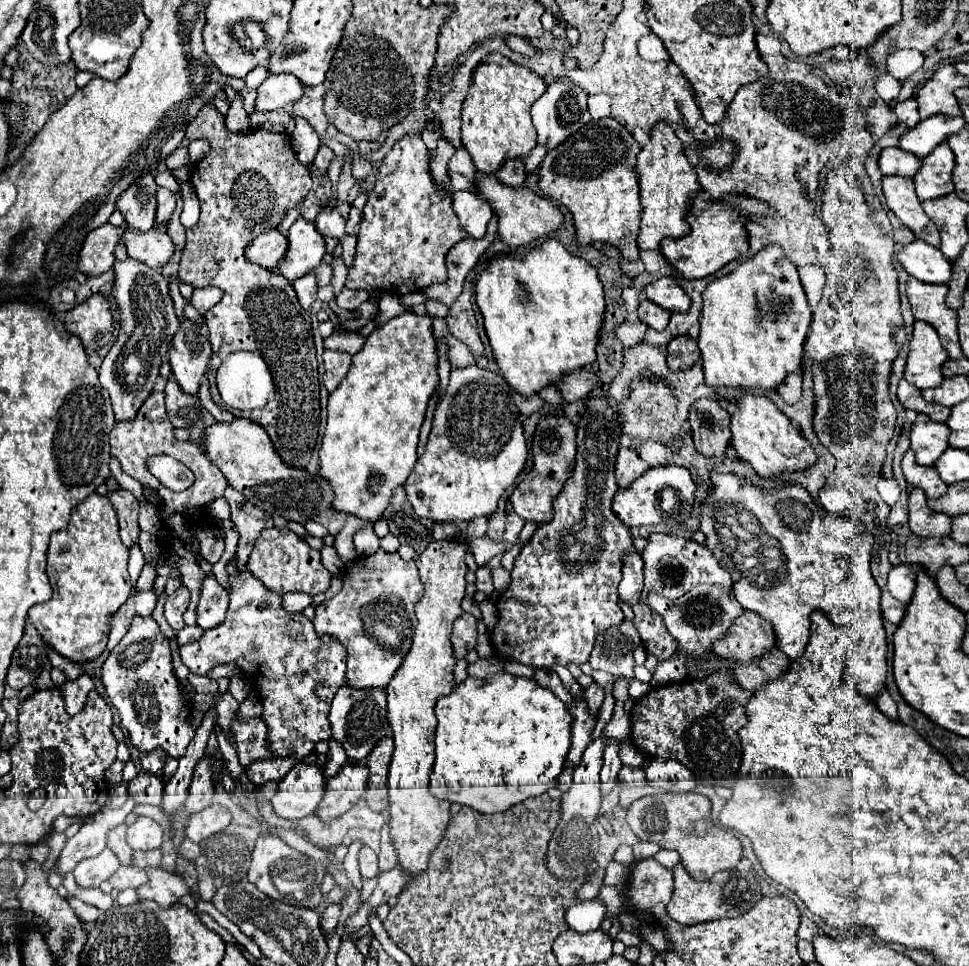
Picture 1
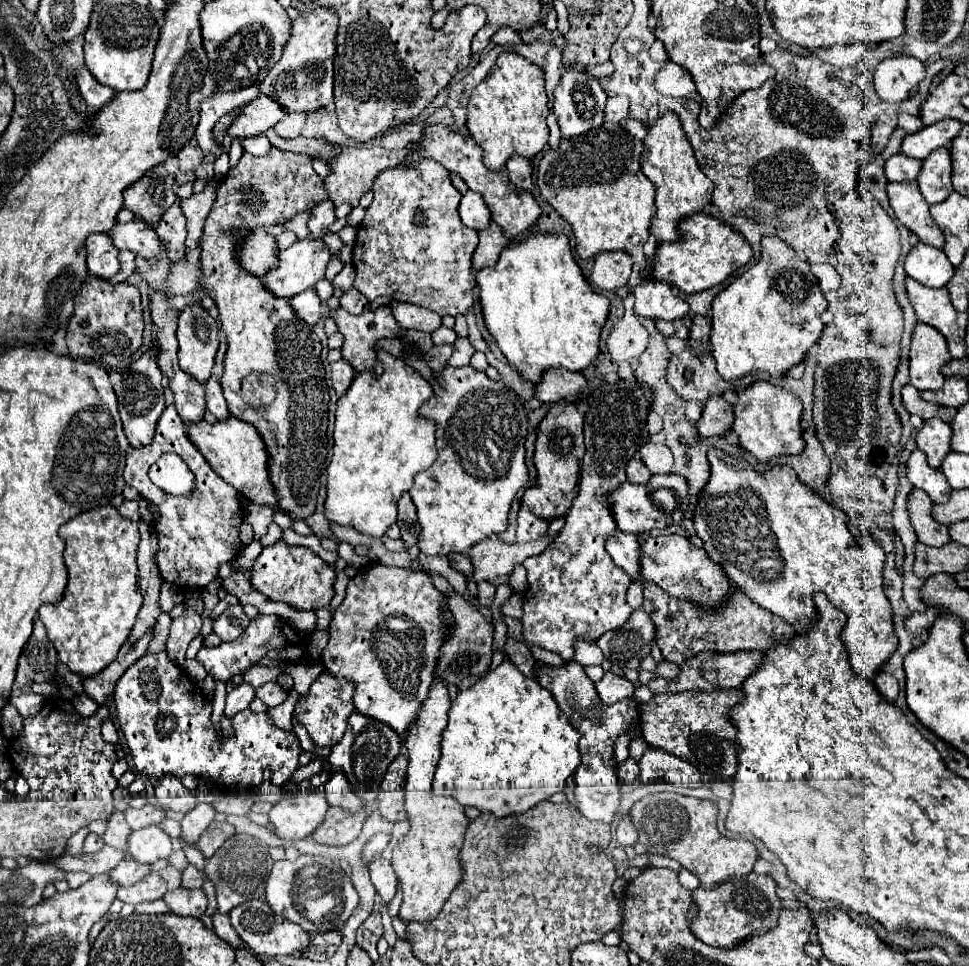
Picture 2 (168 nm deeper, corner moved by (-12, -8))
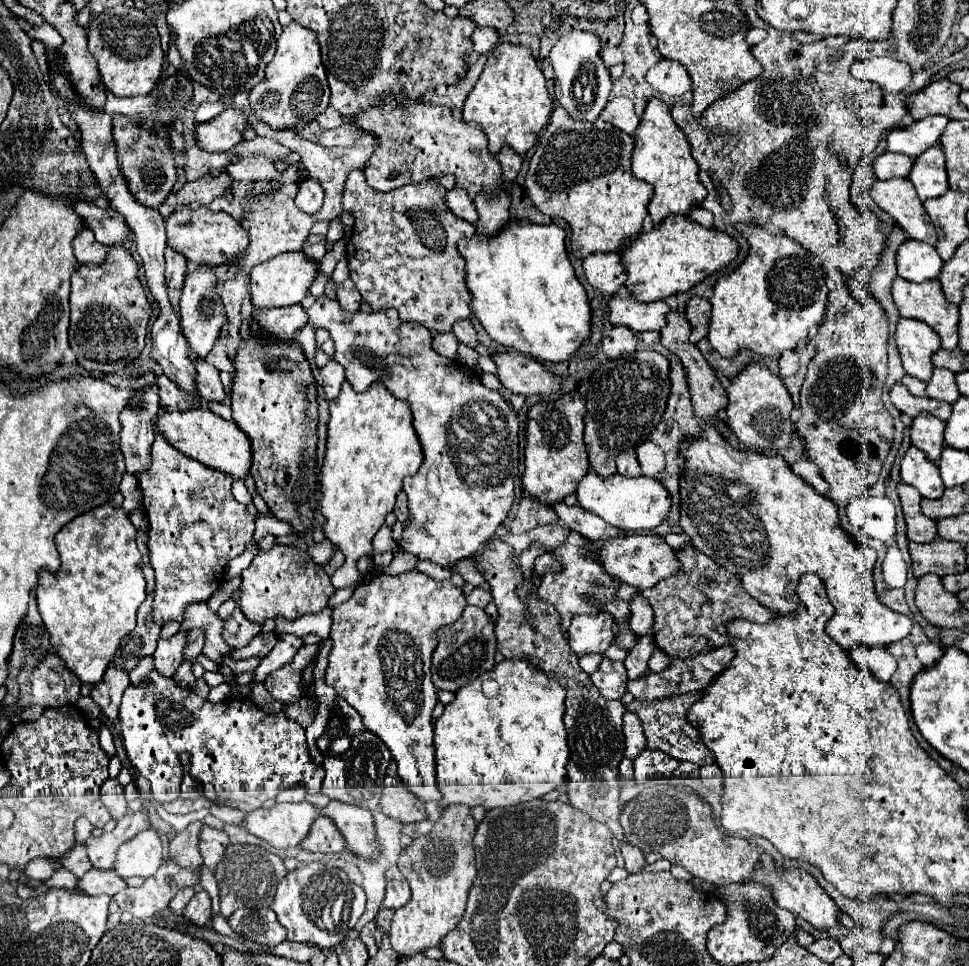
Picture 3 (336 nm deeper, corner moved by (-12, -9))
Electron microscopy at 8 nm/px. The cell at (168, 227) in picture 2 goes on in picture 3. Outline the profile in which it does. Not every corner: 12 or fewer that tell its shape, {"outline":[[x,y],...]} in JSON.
{"outline":[[166,248],[164,276],[168,288],[182,288],[186,258]]}

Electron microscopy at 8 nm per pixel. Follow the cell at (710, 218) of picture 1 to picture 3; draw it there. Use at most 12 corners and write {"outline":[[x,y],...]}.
{"outline":[[686,216],[620,254],[638,302],[686,292],[738,256]]}

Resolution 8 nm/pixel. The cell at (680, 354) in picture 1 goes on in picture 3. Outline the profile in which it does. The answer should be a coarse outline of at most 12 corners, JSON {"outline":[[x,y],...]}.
{"outline":[[694,296],[686,304],[692,328],[710,324],[710,302]]}

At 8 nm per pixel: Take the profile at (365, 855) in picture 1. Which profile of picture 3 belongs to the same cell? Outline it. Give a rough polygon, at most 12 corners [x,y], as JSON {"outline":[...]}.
{"outline":[[386,872],[384,908],[398,910],[412,892],[402,872]]}

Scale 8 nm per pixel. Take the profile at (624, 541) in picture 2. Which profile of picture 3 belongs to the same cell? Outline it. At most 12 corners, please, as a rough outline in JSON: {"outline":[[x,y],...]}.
{"outline":[[564,502],[552,508],[568,526],[588,540],[620,534],[600,516]]}

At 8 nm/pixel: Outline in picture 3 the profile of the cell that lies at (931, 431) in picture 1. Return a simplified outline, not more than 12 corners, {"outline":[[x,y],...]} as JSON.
{"outline":[[926,412],[912,420],[910,440],[930,462],[944,448],[944,420]]}

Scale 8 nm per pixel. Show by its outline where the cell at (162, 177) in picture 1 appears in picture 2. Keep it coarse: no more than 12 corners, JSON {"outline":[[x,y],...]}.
{"outline":[[216,183],[180,201],[188,219],[186,257],[198,247]]}

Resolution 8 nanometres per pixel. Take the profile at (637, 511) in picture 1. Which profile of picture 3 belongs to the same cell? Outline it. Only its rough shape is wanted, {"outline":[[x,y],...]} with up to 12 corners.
{"outline":[[588,472],[578,502],[622,530],[654,530],[670,510],[648,476]]}

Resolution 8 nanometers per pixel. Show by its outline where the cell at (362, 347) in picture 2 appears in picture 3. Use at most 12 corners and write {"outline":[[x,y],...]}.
{"outline":[[324,294],[356,392],[410,404],[424,462],[400,548],[472,558],[504,522],[518,416],[398,312]]}

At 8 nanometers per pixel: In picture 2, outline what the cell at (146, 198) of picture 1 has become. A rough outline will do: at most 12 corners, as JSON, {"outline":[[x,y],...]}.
{"outline":[[154,167],[124,191],[124,207],[156,225],[176,201],[174,177]]}

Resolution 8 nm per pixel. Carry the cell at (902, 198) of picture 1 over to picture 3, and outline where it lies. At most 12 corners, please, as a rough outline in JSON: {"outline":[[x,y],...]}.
{"outline":[[908,178],[876,180],[872,200],[914,240],[936,230]]}

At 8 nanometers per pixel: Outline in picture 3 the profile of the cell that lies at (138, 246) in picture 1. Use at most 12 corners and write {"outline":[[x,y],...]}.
{"outline":[[88,200],[72,208],[104,246],[124,242],[130,228],[112,208]]}

